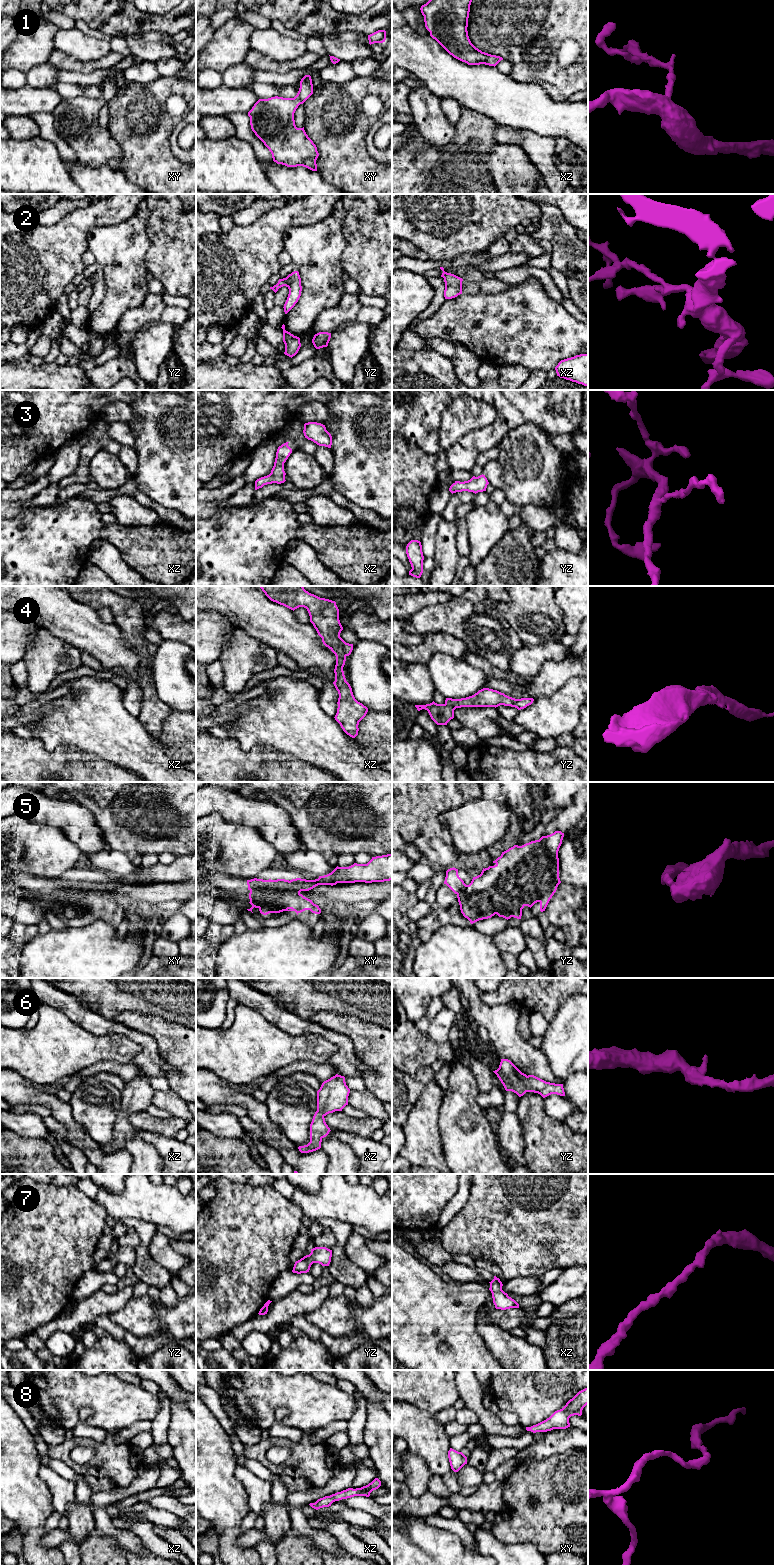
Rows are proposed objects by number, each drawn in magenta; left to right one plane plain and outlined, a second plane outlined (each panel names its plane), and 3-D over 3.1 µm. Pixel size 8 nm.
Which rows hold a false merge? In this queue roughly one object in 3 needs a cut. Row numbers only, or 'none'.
5

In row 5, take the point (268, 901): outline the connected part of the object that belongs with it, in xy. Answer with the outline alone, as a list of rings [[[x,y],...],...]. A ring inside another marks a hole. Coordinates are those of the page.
[[[251,890],[249,899],[252,907],[247,910],[252,912],[252,909],[255,907],[263,915],[283,911],[295,911],[298,915],[305,910],[310,910],[315,914],[321,913],[318,905],[296,891]]]

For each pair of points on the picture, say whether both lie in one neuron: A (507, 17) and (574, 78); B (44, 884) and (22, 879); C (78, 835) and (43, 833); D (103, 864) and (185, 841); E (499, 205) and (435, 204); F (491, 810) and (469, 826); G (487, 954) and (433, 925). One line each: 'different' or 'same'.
A: same
B: same
C: different
D: different
E: same
F: same
G: different

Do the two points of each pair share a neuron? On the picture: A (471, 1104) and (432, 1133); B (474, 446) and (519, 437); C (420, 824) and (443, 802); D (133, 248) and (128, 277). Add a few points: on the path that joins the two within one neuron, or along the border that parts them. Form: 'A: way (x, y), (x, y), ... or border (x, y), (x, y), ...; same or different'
A: border (440, 1106), (438, 1130), (441, 1147), (444, 1152); different
B: border (519, 426), (511, 429), (497, 446); different
C: way (426, 818), (437, 807); same
D: way (128, 255), (128, 270); same

